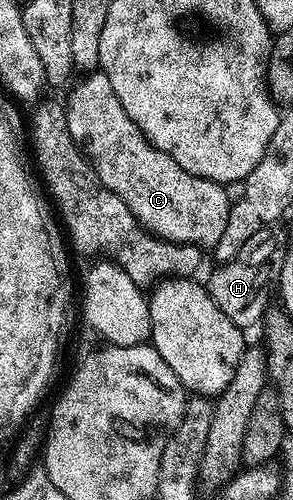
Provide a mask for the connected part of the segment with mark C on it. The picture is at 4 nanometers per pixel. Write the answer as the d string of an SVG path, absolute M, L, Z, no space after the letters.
M100 71L85 74L83 81L70 93L70 98L65 98L66 122L72 139L78 144L87 161L94 167L94 173L132 211L132 215L142 224L147 233L153 233L156 237L162 237L166 241L173 241L176 245L196 245L199 247L213 247L218 244L220 235L224 235L224 226L228 224L228 215L232 204L231 194L227 186L218 184L217 181L209 181L203 177L192 175L176 163L164 151L160 151L147 139L128 119L128 111L120 104L120 98L116 96L116 90L108 80L108 75Z

